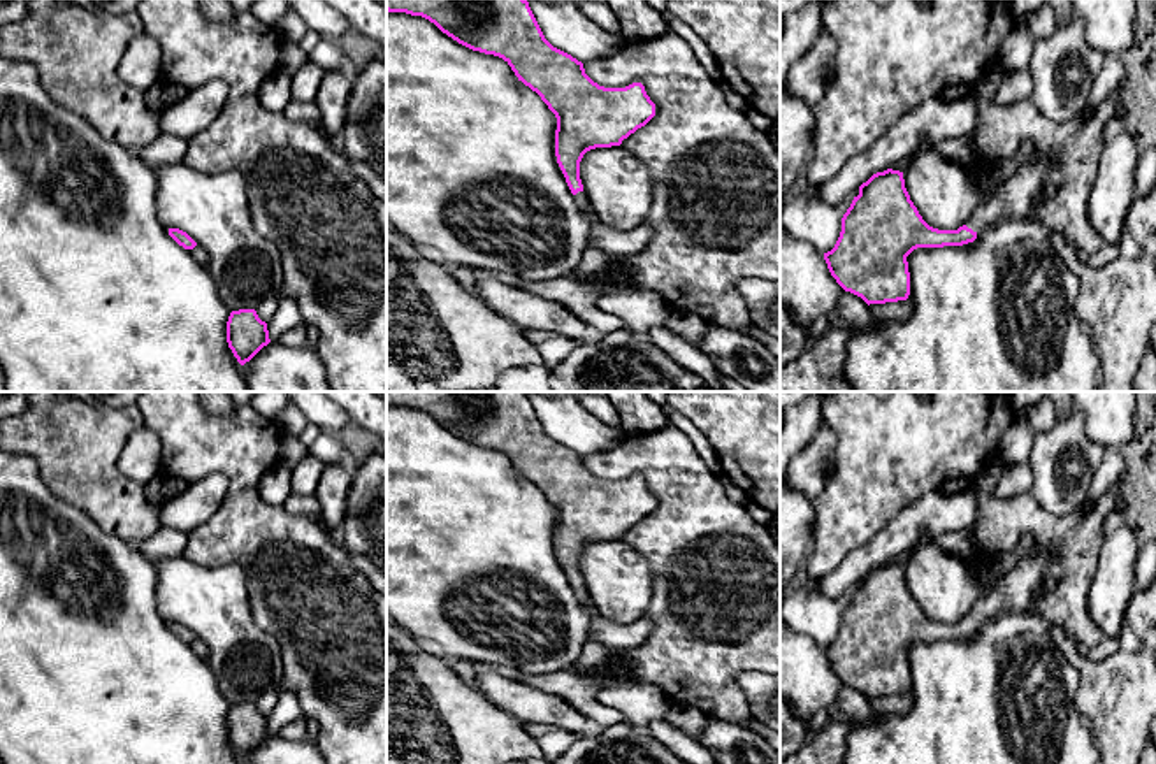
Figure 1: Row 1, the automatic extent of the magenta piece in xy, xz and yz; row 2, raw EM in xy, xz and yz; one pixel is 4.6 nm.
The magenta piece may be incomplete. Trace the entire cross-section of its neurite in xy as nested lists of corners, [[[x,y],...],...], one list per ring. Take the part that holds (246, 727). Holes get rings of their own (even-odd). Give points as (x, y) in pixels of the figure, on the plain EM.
[[[255,703],[232,704],[227,715],[227,736],[241,759],[271,736],[267,717]]]

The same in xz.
[[[387,392],[387,404],[422,409],[459,437],[502,451],[518,474],[541,490],[557,511],[557,557],[578,601],[590,613],[589,590],[580,573],[580,555],[590,543],[620,539],[655,509],[655,497],[645,479],[632,476],[625,481],[604,481],[594,476],[585,467],[582,455],[545,432],[525,392]]]

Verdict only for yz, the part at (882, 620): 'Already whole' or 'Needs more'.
Needs more

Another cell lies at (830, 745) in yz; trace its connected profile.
[[[831,720],[812,741],[805,741],[780,764],[845,764],[849,734],[849,720]]]

